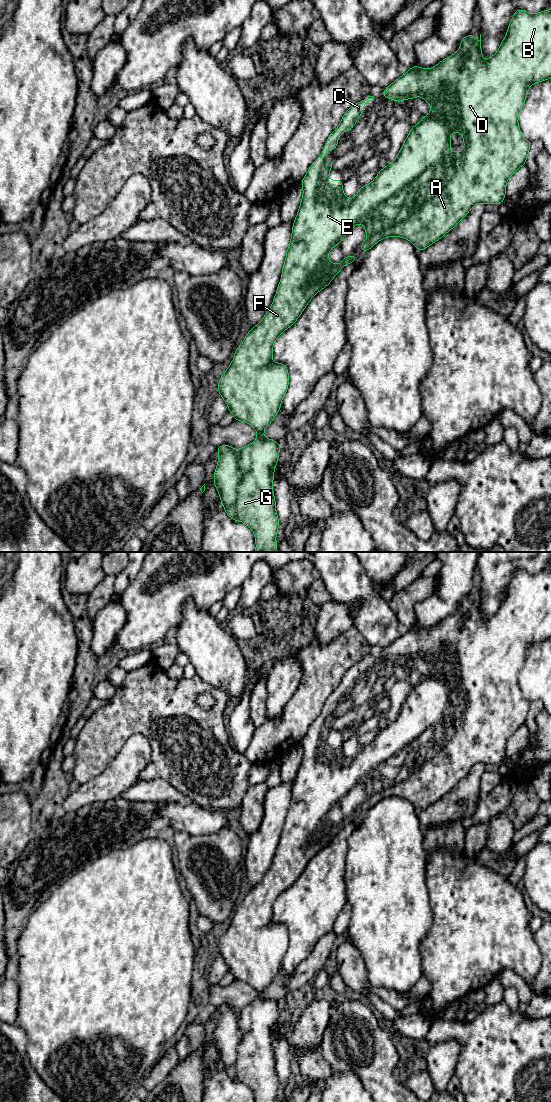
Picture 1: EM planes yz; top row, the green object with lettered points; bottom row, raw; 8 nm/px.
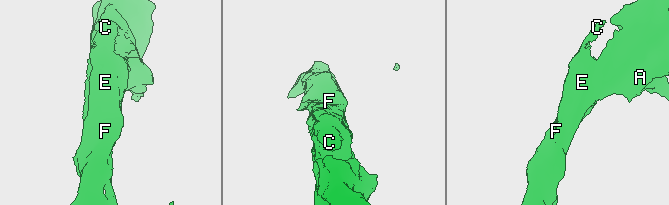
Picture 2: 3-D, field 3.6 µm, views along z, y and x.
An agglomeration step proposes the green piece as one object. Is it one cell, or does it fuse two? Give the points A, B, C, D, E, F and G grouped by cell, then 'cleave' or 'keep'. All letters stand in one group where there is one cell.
A B C D E F G | keep

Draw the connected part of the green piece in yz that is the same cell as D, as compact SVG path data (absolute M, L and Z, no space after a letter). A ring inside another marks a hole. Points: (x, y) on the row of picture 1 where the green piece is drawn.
M517 9L513 15L513 18L510 21L510 24L506 32L506 36L502 40L498 51L489 59L484 60L482 58L481 34L480 34L480 39L476 40L475 37L472 35L472 33L470 33L460 41L460 48L455 54L443 59L441 62L439 62L437 65L435 65L430 69L420 68L414 65L410 68L410 70L407 73L405 73L404 75L401 75L397 80L395 80L392 84L390 84L388 87L384 89L383 91L384 98L392 99L394 101L399 101L399 102L402 102L406 99L414 99L415 97L420 96L425 101L427 101L428 104L431 106L431 111L427 116L423 116L422 119L414 127L410 129L410 132L405 142L403 143L397 158L393 162L388 163L388 165L385 168L380 169L378 175L370 184L360 187L358 193L353 199L350 200L344 195L344 191L342 188L342 185L343 185L342 180L328 179L328 175L332 169L332 160L326 159L326 151L335 150L337 148L338 138L344 133L345 130L351 130L354 127L359 116L364 113L364 103L374 101L376 96L373 95L372 93L366 98L362 99L360 102L354 104L346 111L338 127L330 134L330 136L326 140L322 153L312 163L312 165L306 172L306 175L301 181L302 188L303 188L302 200L298 209L298 213L293 223L291 240L288 246L288 250L286 252L284 266L282 268L281 281L278 283L277 293L274 295L273 303L270 306L270 309L264 315L263 319L255 327L251 328L249 333L245 336L241 345L235 350L235 356L231 364L229 365L228 369L222 374L220 381L218 382L218 393L222 396L225 403L228 405L229 413L234 415L235 421L246 422L249 425L251 425L257 432L256 440L239 450L234 449L227 444L223 444L217 448L219 459L218 459L217 467L214 472L214 483L213 483L213 485L218 490L221 503L223 504L224 510L228 514L228 516L232 520L241 521L253 531L255 535L255 542L256 542L255 552L275 552L278 549L278 545L276 543L276 535L279 527L279 519L276 513L276 502L275 502L275 496L272 488L272 483L274 480L274 470L278 462L281 444L279 444L275 440L265 438L263 434L264 434L265 428L272 423L274 417L280 411L282 399L288 390L289 374L288 374L288 368L285 364L275 363L272 361L273 345L277 340L277 338L279 337L279 335L283 333L286 329L290 328L297 321L297 319L304 311L309 301L320 290L328 286L332 281L332 279L341 271L341 269L345 265L348 265L352 262L357 261L355 255L351 254L350 256L344 257L340 264L333 264L328 258L329 251L335 245L339 245L340 241L358 223L362 223L364 225L365 232L367 233L367 239L360 245L360 250L362 250L364 253L367 252L370 248L372 248L380 240L388 237L394 237L394 236L409 240L414 244L414 246L418 249L418 251L422 251L426 249L428 246L430 246L431 244L438 241L440 238L442 238L448 231L453 229L455 225L470 212L470 209L475 204L484 203L485 205L487 204L500 205L505 199L506 184L508 179L522 165L525 165L526 159L528 157L529 149L532 143L523 137L518 125L519 113L525 103L526 95L531 85L537 82L543 82L550 78L551 78L551 9L541 11L536 14L529 14L523 9ZM453 131L457 133L461 133L463 135L463 141L464 141L463 151L452 152L449 150L452 142L450 138L450 134Z

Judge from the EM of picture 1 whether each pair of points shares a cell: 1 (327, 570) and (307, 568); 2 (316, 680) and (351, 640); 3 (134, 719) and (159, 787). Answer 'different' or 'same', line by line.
1: different
2: same
3: different

